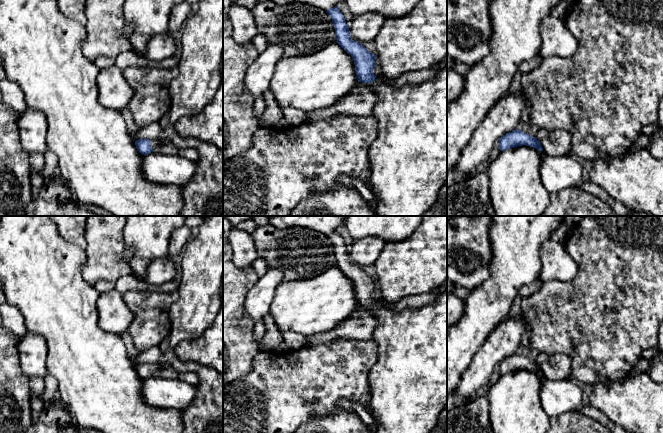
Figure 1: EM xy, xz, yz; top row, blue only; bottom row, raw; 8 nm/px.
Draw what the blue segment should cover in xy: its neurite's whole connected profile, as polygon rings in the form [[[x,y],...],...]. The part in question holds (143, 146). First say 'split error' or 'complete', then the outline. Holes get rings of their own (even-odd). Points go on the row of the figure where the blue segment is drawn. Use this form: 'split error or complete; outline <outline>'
split error; outline [[[139,139],[135,141],[136,148],[142,155],[153,152],[153,150],[160,144],[162,144],[162,142],[158,140]]]

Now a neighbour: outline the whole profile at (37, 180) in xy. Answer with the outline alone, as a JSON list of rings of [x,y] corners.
[[[41,170],[38,172],[31,172],[31,196],[35,199],[44,183],[44,179],[41,174]]]

